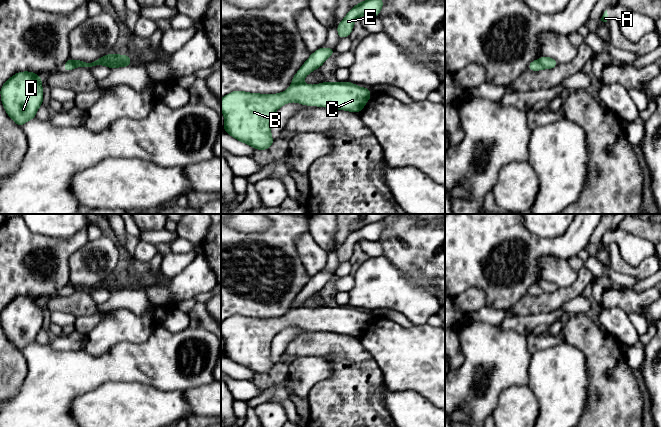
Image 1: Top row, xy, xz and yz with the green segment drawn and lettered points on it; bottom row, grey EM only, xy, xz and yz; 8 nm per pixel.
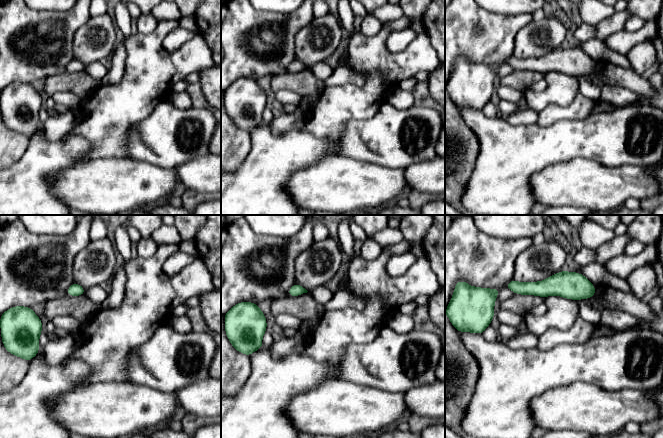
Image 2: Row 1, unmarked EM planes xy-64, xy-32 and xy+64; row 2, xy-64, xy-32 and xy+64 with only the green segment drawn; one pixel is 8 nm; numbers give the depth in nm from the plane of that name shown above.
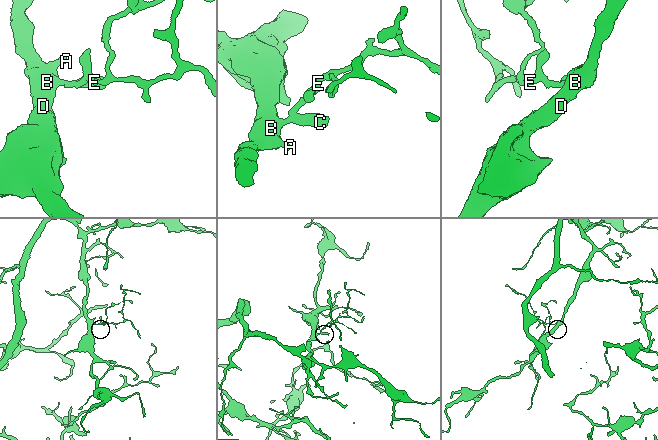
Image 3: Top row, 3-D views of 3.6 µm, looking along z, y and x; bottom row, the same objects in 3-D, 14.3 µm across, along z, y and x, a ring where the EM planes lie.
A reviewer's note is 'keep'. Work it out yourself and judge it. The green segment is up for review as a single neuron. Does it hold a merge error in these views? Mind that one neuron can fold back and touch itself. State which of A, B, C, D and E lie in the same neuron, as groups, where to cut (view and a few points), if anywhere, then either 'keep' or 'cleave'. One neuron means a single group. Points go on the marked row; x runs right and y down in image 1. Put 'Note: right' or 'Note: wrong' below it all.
A B C D / E | xz (300, 82), (291, 85) | cleave
Note: wrong

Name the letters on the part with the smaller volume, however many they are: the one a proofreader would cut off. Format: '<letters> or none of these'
E

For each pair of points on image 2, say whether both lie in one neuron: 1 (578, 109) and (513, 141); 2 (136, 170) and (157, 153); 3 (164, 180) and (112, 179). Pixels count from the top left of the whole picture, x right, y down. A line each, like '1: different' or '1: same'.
1: different
2: different
3: same

